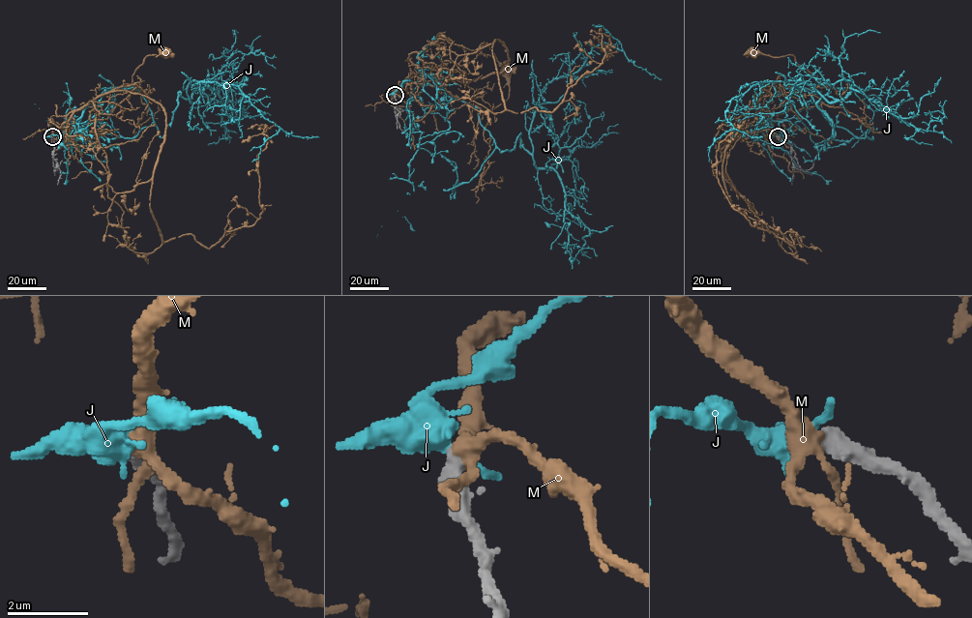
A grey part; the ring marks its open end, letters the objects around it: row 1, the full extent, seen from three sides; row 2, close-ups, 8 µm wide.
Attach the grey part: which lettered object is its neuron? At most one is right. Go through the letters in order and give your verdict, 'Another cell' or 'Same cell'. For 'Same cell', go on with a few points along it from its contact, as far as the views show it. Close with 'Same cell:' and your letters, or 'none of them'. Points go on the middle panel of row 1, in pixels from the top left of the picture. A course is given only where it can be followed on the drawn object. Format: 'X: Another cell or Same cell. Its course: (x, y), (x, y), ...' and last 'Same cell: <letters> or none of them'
J: Another cell
M: Same cell. Its course: (394, 95), (411, 73), (434, 74), (447, 91), (476, 107), (475, 136), (486, 112), (509, 97), (508, 70)
Same cell: M

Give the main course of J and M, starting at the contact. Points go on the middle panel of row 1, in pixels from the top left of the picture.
J: (394, 95), (440, 87), (501, 152), (519, 134), (532, 153), (541, 92), (603, 43), (622, 49), (594, 26)
M: (394, 95), (411, 73), (434, 74), (447, 91), (476, 107), (475, 136), (486, 112), (509, 97), (508, 70)

